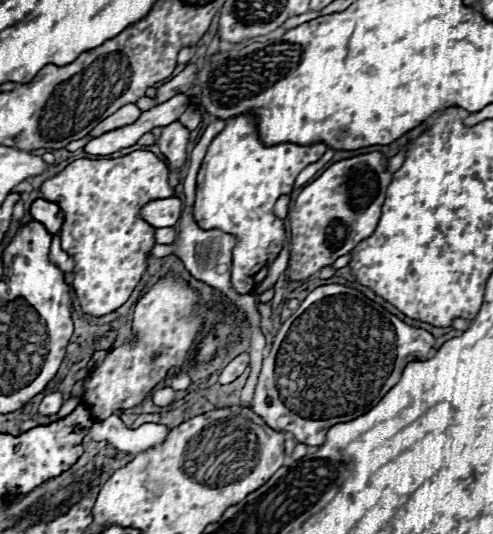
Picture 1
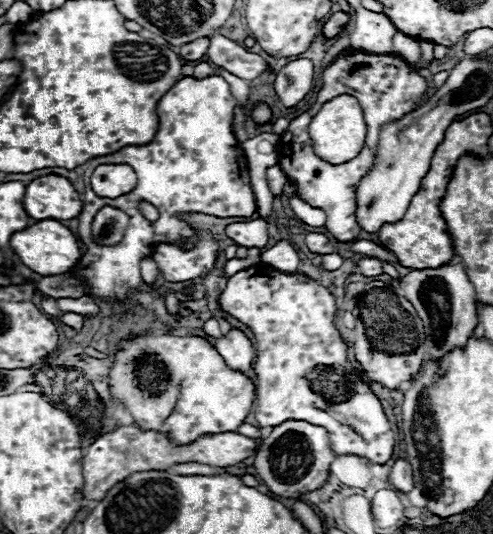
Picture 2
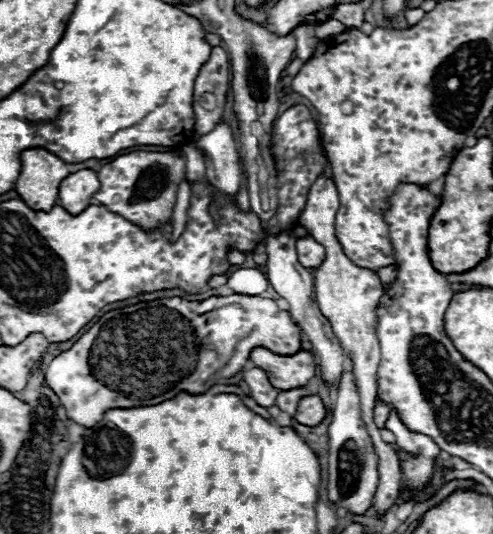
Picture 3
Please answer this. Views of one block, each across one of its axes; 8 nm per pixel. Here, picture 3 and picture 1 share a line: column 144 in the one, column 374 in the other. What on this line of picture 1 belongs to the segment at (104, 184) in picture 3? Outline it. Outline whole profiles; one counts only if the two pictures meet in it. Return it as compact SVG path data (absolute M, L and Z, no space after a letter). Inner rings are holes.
M380 152L360 154L346 160L340 160L332 164L320 178L306 184L302 192L296 196L294 206L290 208L290 264L288 264L288 280L300 282L308 280L312 276L318 276L318 272L330 264L334 264L336 258L350 254L362 240L372 236L372 232L378 226L380 210L384 204L386 188L392 180L392 174L386 170L386 158Z

